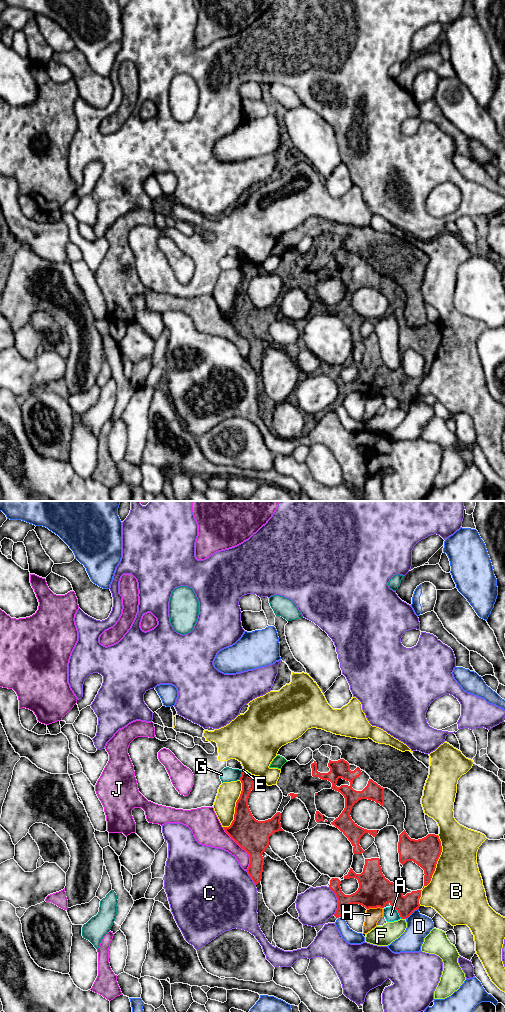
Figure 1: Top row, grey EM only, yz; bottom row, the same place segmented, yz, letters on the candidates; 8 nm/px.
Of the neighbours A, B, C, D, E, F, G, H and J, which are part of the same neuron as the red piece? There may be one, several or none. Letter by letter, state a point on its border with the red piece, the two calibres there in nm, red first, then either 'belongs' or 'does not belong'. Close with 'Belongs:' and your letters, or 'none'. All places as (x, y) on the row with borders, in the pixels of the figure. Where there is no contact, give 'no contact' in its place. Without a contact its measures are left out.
A: yz (398, 912) | 260/110 nm | does not belong
B: yz (434, 870) | 240/440 nm | does not belong
C: yz (338, 901) | 200/300 nm | does not belong
D: yz (411, 913) | 180/190 nm | does not belong
E: yz (245, 771) | 100/20 nm | does not belong
F: yz (403, 918) | 180/160 nm | does not belong
G: yz (241, 775) | 100/110 nm | does not belong
H: yz (374, 907) | 260/120 nm | does not belong
J: yz (242, 848) | 260/190 nm | does not belong
Belongs: none

